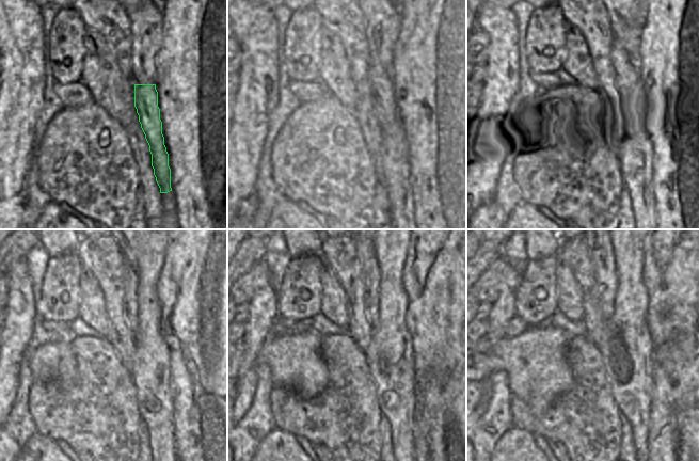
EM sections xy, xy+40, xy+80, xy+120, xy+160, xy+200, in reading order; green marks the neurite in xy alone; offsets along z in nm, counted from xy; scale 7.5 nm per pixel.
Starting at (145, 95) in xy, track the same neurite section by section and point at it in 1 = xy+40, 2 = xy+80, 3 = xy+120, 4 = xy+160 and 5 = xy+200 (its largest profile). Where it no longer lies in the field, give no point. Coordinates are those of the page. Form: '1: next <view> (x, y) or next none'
1: next xy+40 (381, 88)
2: next xy+80 (621, 77)
3: next xy+120 (130, 274)
4: next xy+160 (365, 251)
5: next xy+200 (601, 251)

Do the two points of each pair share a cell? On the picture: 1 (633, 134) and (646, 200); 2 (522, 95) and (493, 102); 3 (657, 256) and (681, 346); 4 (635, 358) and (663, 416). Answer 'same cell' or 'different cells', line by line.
1: same cell
2: different cells
3: different cells
4: different cells

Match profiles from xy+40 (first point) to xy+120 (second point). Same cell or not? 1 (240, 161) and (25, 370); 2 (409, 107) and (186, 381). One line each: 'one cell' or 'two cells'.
1: two cells
2: one cell

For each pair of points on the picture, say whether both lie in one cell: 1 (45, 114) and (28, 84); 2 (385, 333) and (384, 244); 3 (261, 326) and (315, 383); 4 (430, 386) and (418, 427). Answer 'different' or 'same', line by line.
1: different
2: same
3: different
4: different

